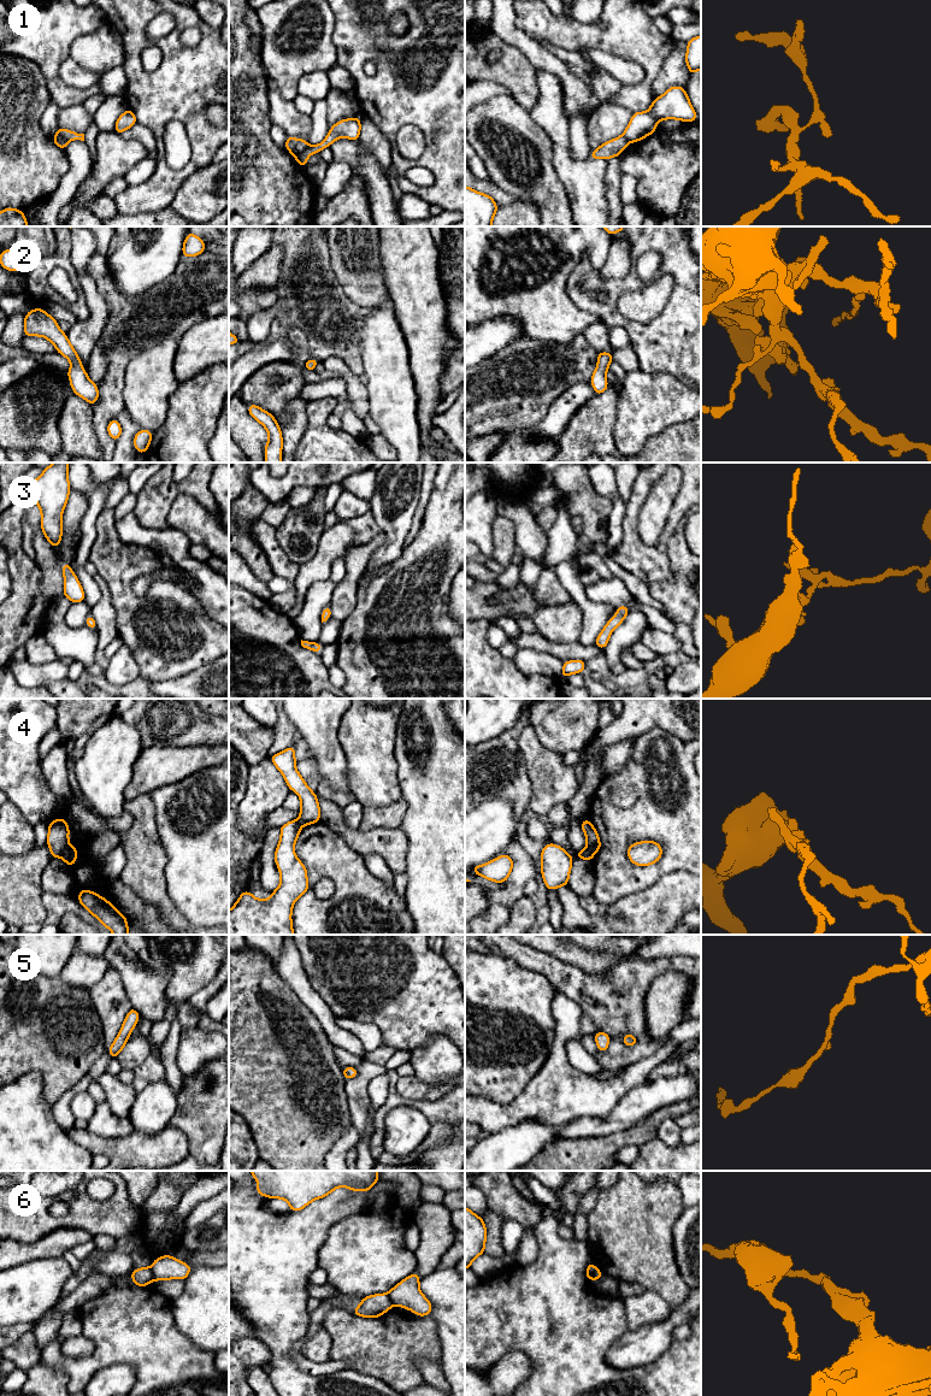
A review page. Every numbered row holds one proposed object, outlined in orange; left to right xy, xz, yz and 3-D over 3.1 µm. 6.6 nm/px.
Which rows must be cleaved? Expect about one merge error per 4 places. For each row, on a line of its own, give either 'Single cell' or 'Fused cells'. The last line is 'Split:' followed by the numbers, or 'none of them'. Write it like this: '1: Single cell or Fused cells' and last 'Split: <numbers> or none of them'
1: Fused cells
2: Single cell
3: Single cell
4: Fused cells
5: Single cell
6: Fused cells
Split: 1, 4, 6

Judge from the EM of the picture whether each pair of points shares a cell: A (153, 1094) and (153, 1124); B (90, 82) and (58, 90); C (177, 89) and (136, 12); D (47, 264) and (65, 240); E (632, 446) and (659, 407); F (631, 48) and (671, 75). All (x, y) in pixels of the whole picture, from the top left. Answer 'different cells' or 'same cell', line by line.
A: same cell
B: different cells
C: same cell
D: same cell
E: same cell
F: different cells

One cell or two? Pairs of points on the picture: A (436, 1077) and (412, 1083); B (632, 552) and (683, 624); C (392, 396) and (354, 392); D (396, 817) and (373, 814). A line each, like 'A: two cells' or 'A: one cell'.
A: two cells
B: two cells
C: two cells
D: one cell

